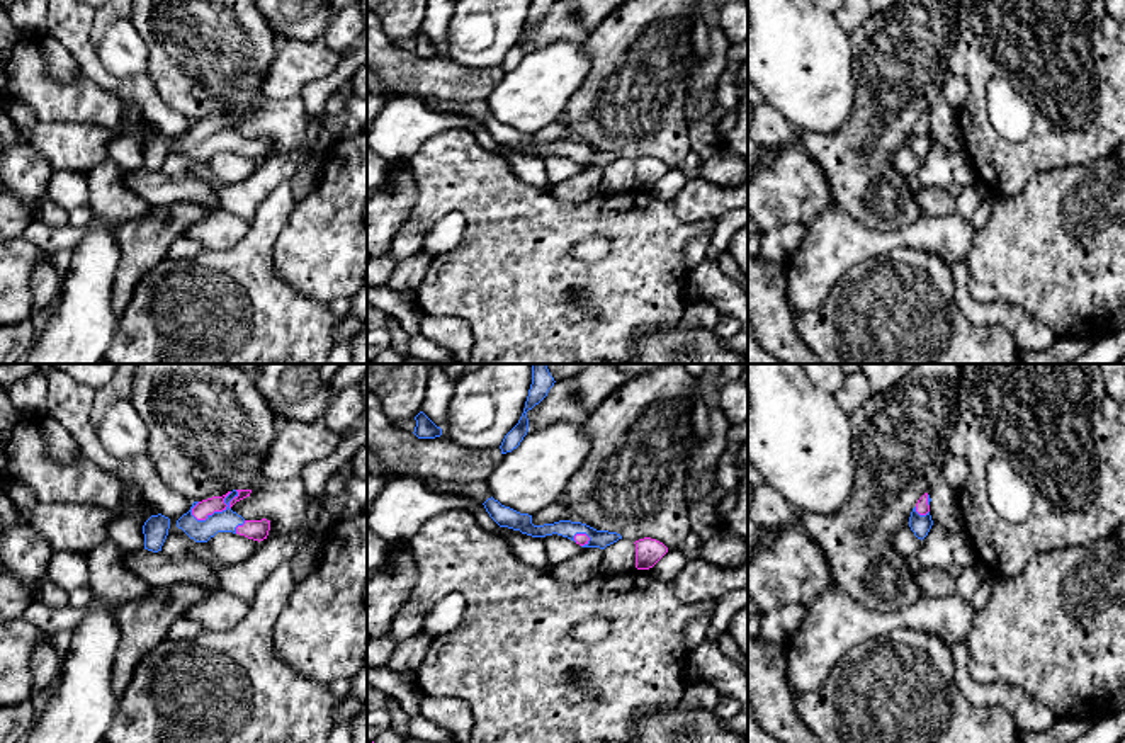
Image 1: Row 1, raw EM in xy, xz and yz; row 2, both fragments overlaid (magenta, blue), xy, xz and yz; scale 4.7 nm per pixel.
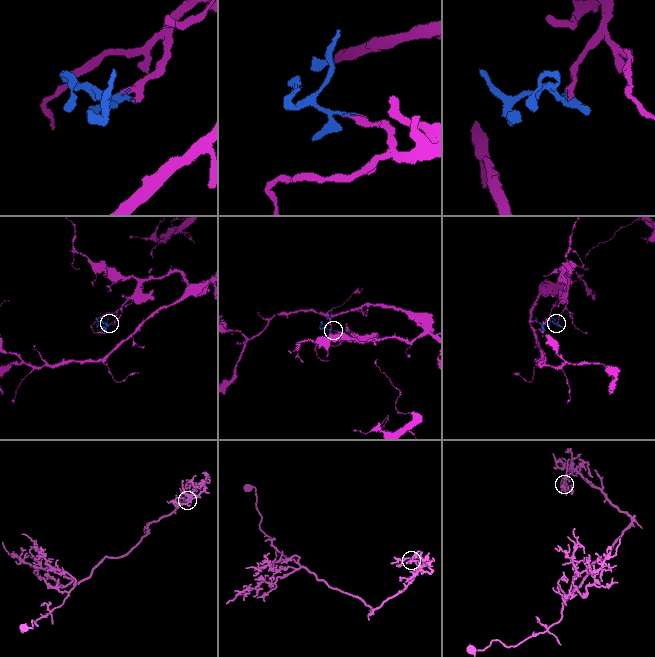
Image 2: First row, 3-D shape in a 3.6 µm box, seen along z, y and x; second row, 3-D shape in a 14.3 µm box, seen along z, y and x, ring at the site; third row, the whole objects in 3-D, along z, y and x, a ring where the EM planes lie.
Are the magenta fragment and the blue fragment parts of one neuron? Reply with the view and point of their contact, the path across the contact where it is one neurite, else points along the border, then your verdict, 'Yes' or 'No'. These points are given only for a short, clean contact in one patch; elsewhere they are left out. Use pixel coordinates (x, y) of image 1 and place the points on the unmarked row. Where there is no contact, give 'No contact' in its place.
Touches magenta at xy (214, 130). Path across: xy (216, 123), (214, 130), (201, 143), (201, 150). Yes

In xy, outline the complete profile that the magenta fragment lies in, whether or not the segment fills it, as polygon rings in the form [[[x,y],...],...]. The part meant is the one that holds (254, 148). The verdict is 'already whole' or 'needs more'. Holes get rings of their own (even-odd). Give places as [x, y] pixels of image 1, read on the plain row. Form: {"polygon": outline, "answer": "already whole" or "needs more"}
{"polygon": [[[233,109],[223,116],[194,121],[190,129],[177,139],[177,146],[195,162],[207,162],[218,151],[233,151],[260,162],[269,155],[270,139],[245,139],[231,129],[250,112],[252,109]]], "answer": "needs more"}

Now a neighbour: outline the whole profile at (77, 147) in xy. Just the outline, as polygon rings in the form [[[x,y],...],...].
[[[39,122],[31,145],[49,162],[53,170],[88,173],[107,160],[109,141],[121,131],[83,122]]]

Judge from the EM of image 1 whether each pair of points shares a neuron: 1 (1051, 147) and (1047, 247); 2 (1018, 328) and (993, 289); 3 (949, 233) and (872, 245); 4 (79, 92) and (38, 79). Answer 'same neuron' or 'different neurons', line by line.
1: different neurons
2: different neurons
3: same neuron
4: same neuron

